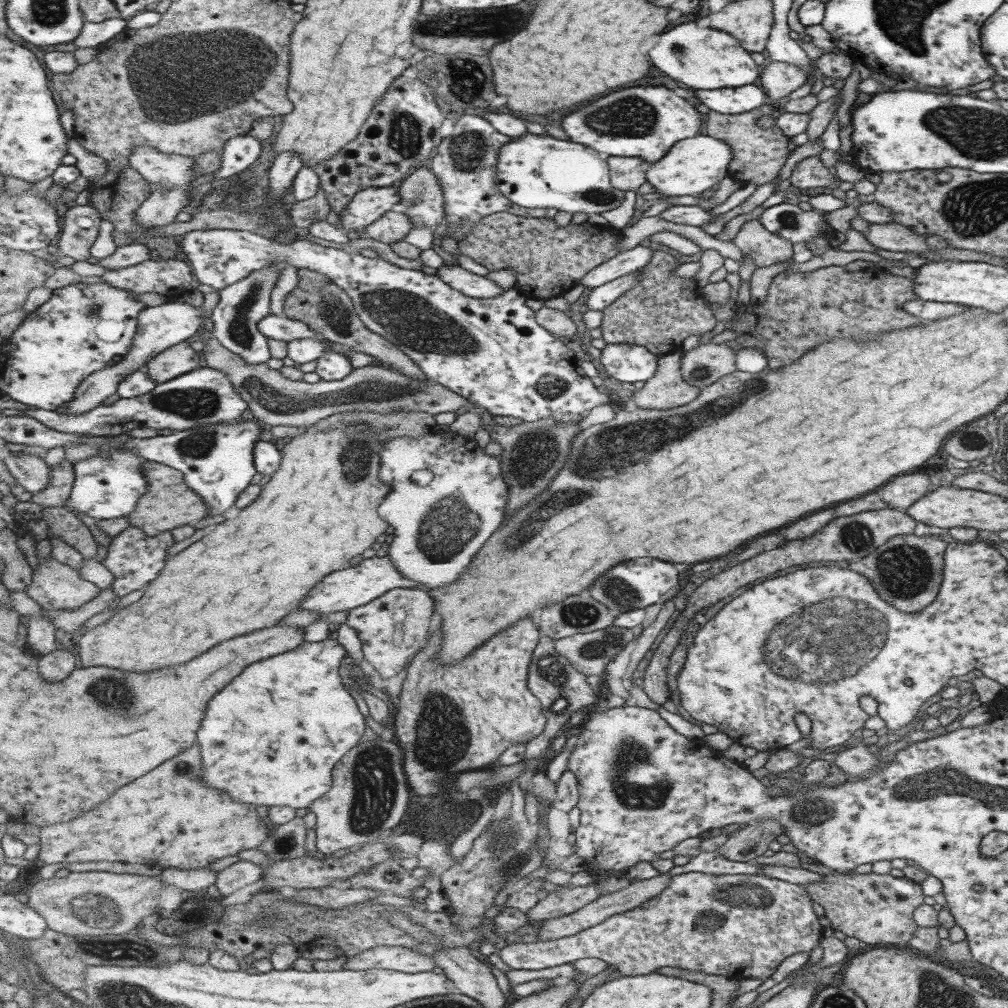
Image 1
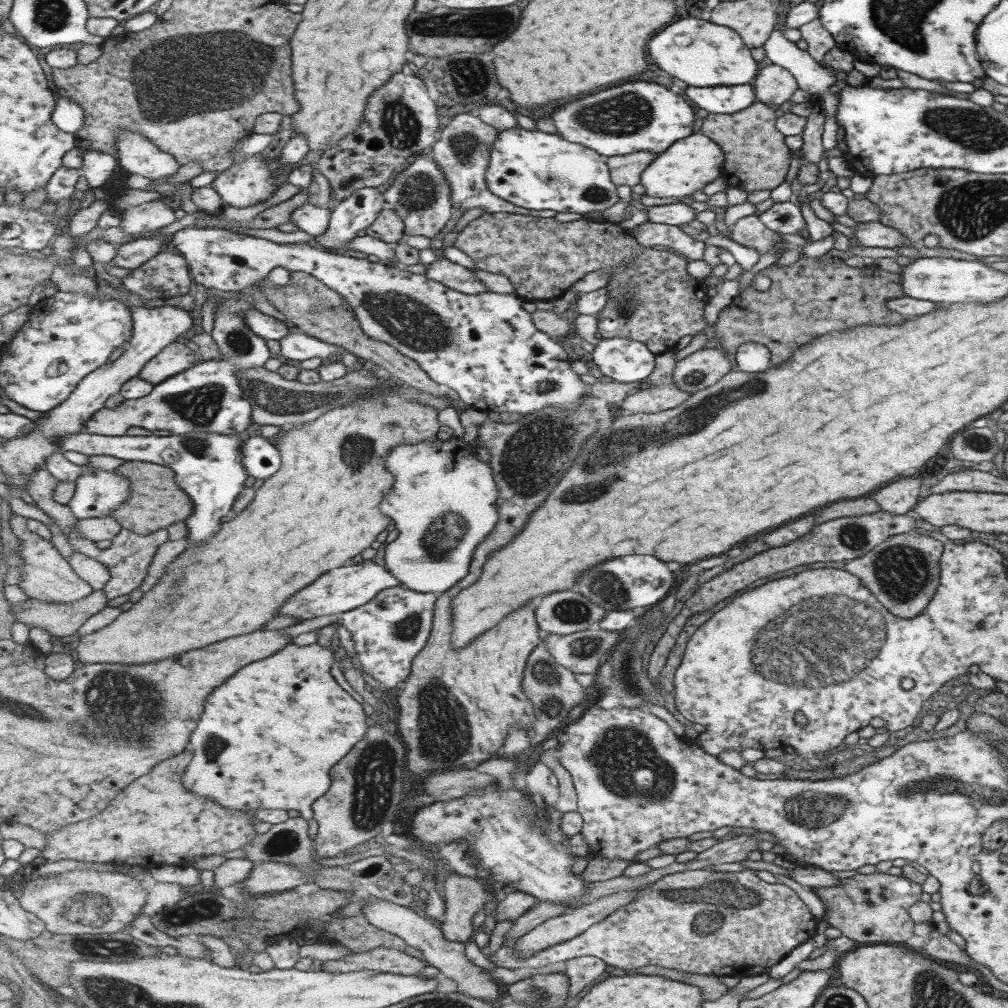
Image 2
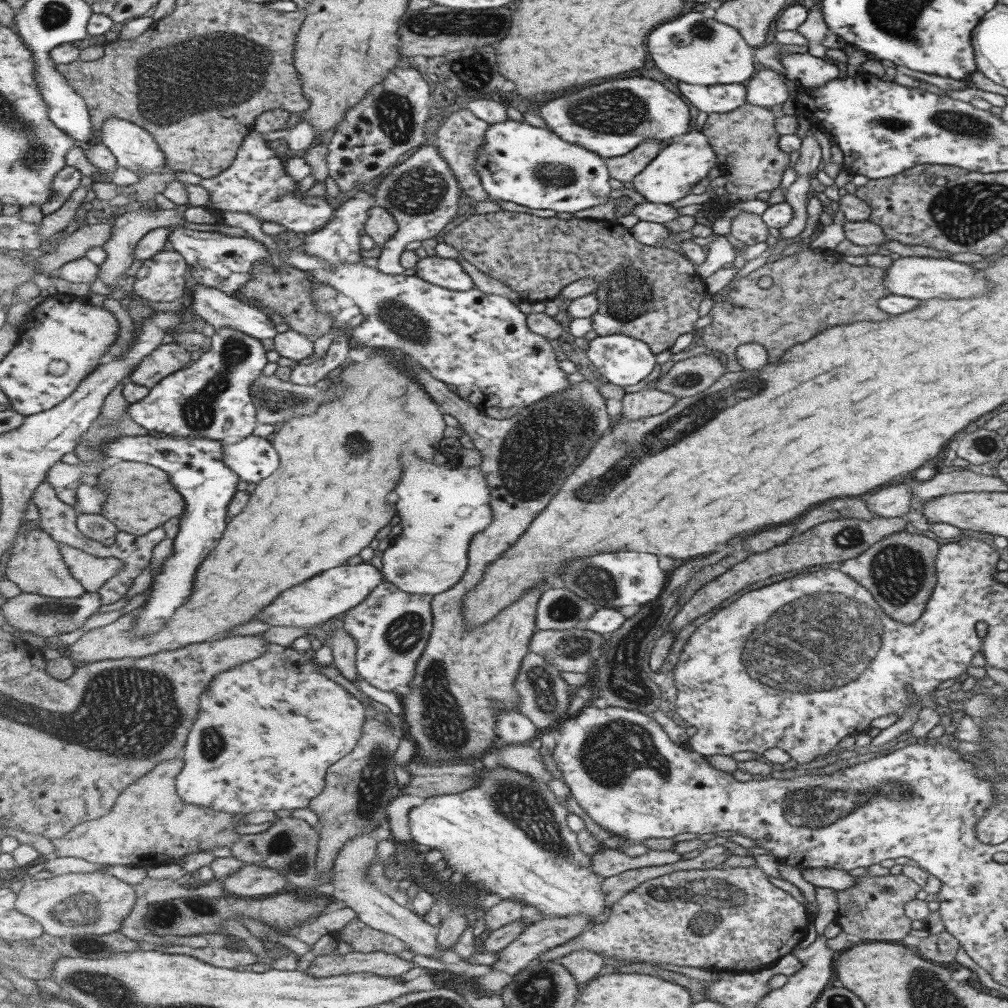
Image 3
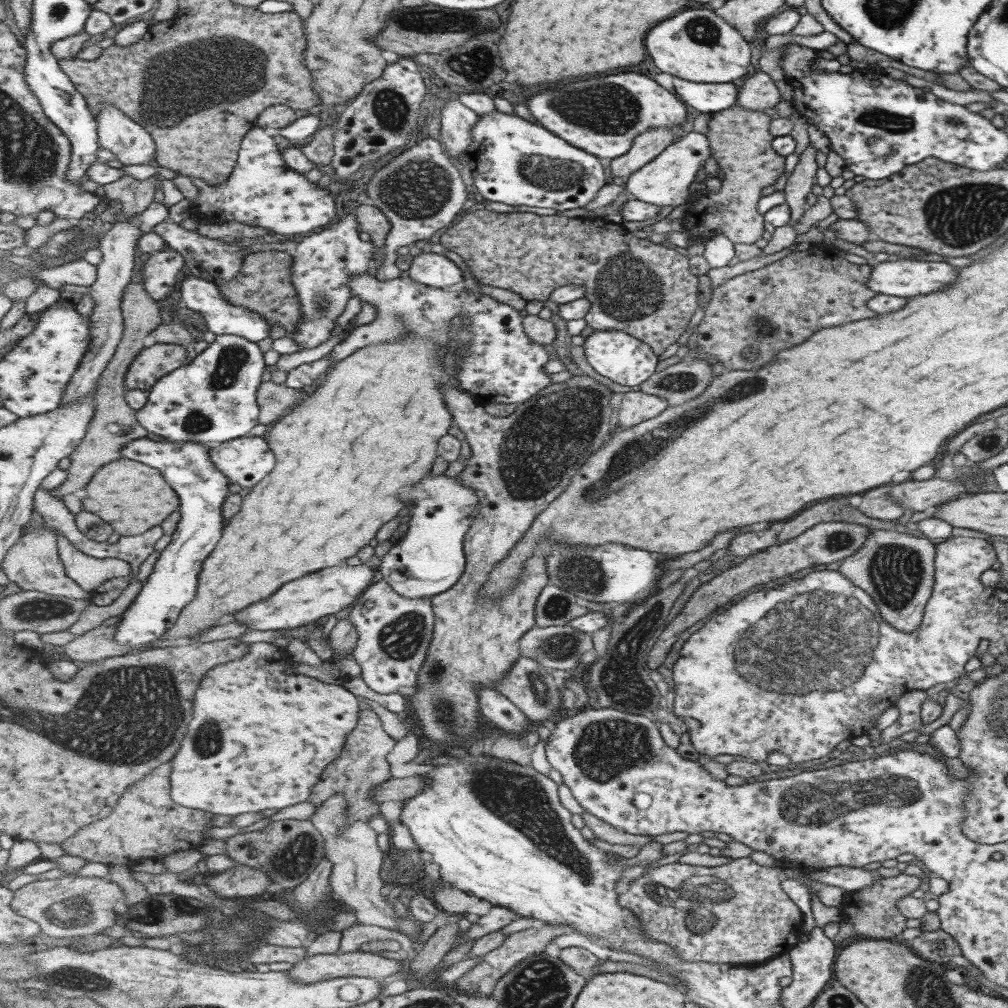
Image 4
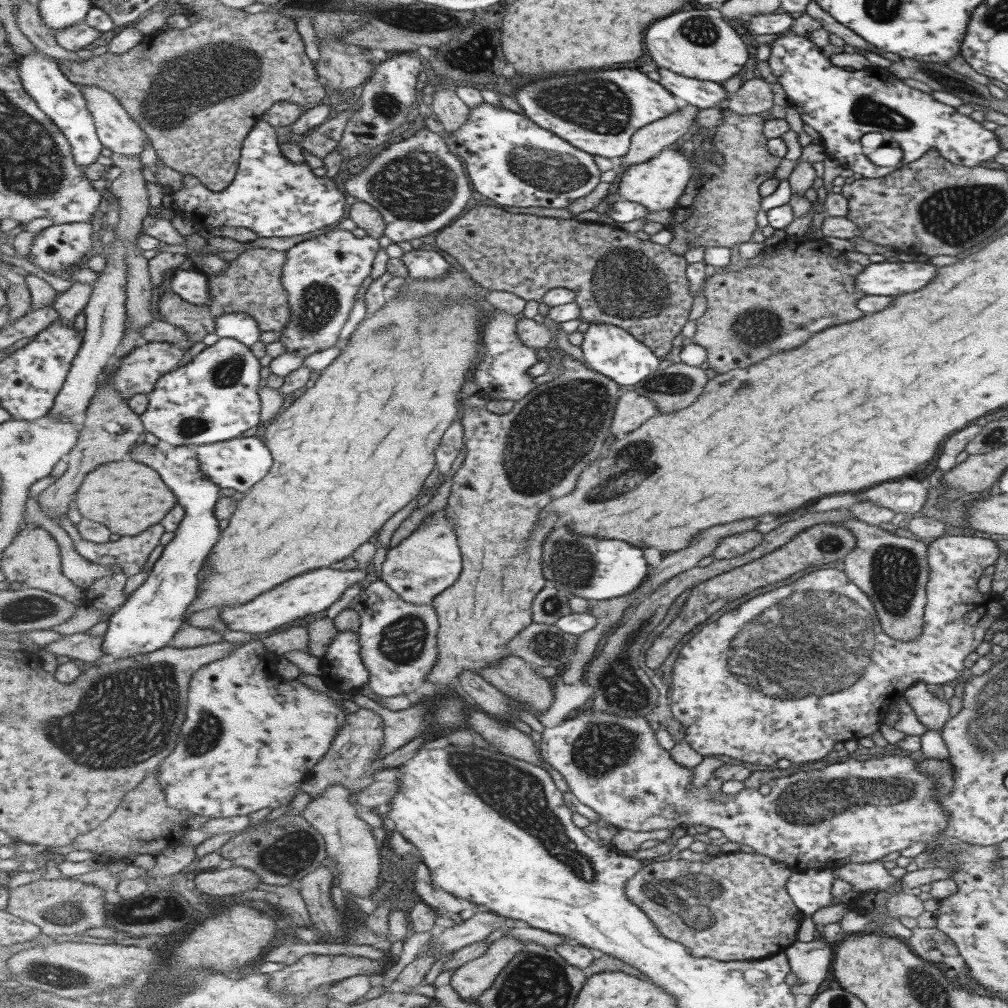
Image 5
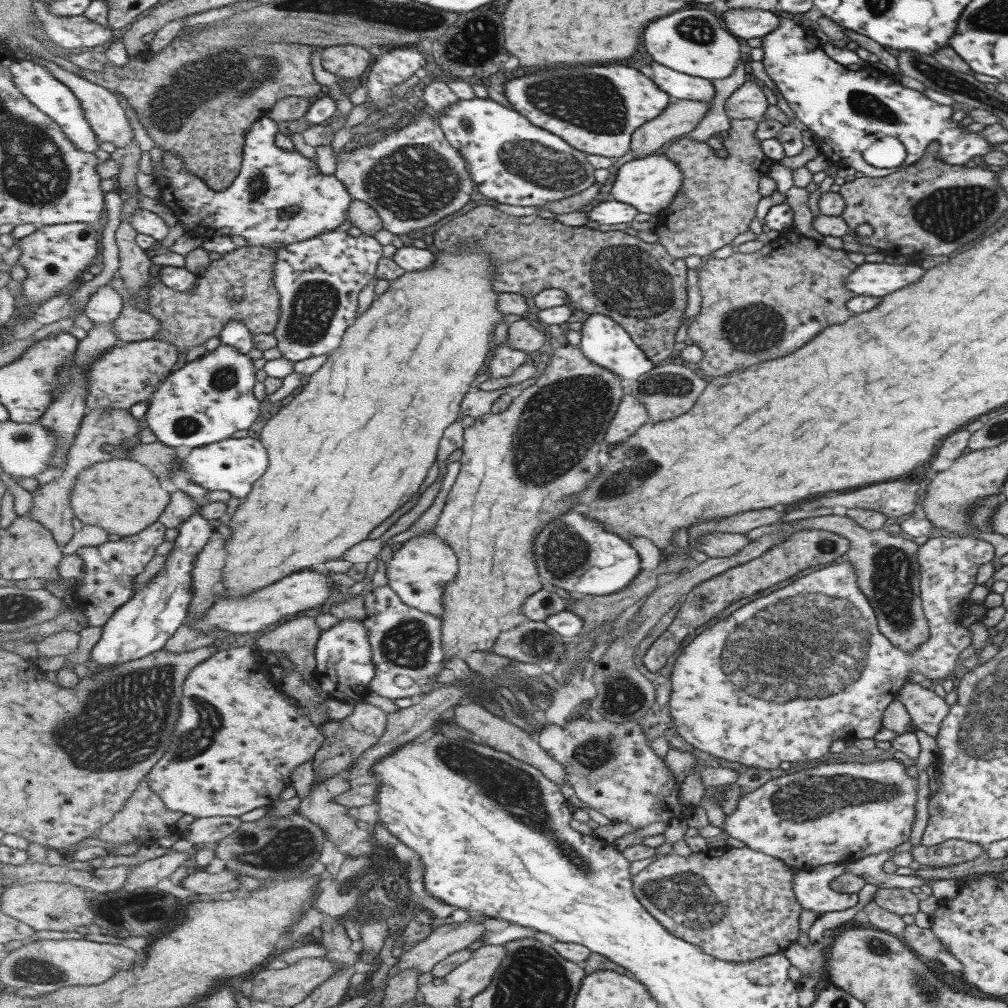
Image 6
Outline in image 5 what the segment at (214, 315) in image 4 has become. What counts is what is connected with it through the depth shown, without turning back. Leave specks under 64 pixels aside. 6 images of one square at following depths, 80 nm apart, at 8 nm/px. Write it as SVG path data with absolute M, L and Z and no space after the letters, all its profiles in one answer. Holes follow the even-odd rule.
M179 268L170 278L170 288L191 304L211 304L211 300L213 300L210 290L208 290L208 277L195 270ZM247 313L221 316L217 319L217 329L215 329L215 334L220 338L236 339L247 347L259 342L262 332L259 323Z

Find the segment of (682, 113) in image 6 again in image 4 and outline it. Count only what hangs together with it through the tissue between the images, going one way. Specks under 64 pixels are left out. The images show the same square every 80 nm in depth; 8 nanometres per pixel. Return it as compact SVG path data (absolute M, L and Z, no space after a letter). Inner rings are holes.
M653 127L642 132L631 147L631 152L611 160L611 172L621 178L629 178L642 166L659 156L668 146L671 146L681 132L681 127Z

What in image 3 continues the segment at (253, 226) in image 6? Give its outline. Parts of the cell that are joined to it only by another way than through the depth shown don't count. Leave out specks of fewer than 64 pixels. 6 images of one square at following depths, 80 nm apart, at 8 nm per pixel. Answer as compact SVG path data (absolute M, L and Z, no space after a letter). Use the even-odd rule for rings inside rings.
M254 130L243 141L238 158L226 171L216 176L207 175L200 180L199 184L209 191L208 209L214 221L223 220L227 212L248 212L261 222L275 222L300 235L321 231L334 217L335 210L325 197L305 196L305 191L299 191L298 180L286 171L286 166L283 166L264 135Z

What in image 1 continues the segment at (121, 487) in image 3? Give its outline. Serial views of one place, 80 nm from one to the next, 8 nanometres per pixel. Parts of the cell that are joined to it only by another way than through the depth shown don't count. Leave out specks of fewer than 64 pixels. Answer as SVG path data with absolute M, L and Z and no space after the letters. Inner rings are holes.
M153 461L143 463L142 468L146 479L149 480L149 490L142 496L135 510L127 516L131 526L144 530L145 534L157 536L178 526L194 525L209 516L203 497L187 486L184 474L179 469Z

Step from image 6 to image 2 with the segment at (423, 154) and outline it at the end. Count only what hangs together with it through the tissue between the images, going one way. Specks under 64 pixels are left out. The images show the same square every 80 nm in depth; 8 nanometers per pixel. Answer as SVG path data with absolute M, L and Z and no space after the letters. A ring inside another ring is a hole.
M432 151L418 156L413 164L399 173L384 192L388 207L398 212L406 224L402 242L407 242L410 236L436 237L441 230L447 230L447 222L457 216L452 203L452 188L445 173L432 156Z

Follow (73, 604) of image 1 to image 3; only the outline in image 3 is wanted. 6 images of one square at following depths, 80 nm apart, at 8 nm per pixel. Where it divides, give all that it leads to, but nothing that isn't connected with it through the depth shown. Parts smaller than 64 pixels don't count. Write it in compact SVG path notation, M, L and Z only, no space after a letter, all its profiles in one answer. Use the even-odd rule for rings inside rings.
M33 529L28 534L21 534L17 538L17 542L15 542L15 548L11 550L6 564L5 576L15 582L15 584L18 584L23 593L39 594L41 596L49 596L49 598L81 598L81 596L85 596L88 592L80 580L73 578L69 566L65 564L65 560L61 556L60 545L61 543L55 540L51 533L43 529Z

